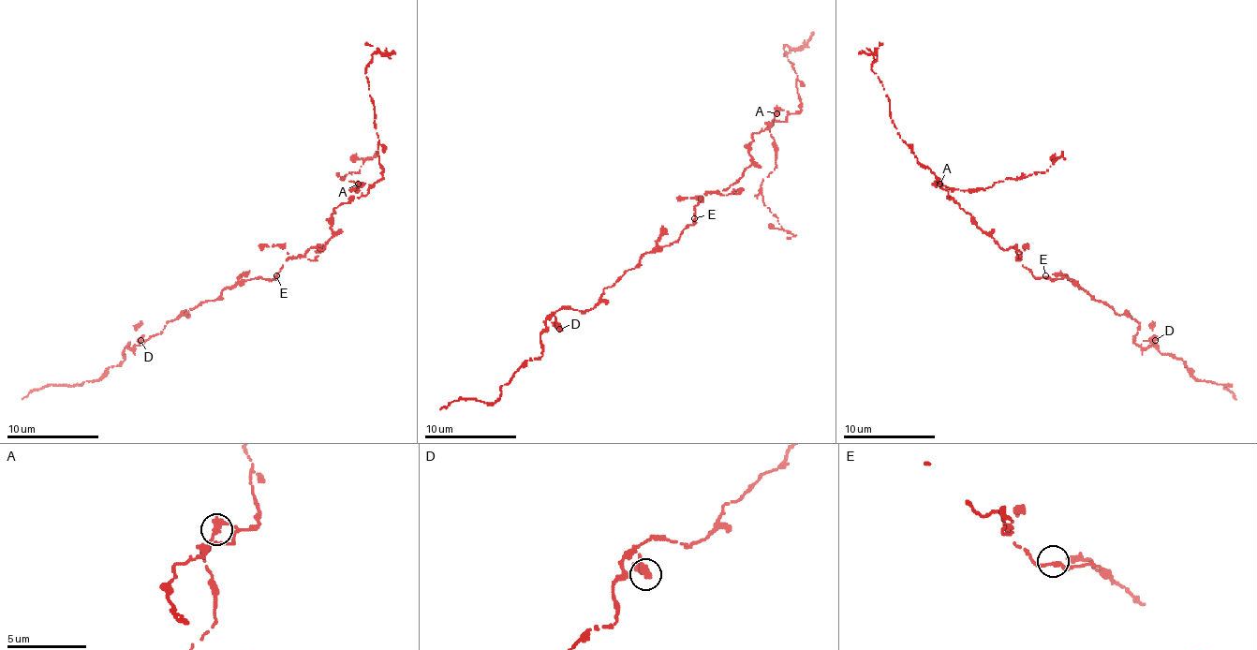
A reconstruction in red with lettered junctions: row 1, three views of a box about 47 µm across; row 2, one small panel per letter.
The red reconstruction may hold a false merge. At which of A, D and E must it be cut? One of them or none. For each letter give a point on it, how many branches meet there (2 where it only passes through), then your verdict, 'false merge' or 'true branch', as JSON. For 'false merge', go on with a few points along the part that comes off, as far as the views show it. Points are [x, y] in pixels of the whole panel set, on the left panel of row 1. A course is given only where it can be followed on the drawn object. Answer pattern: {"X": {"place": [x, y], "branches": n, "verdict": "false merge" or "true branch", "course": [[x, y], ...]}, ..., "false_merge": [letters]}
{"A": {"place": [358, 184], "branches": 2, "verdict": "false merge", "course": [[359, 184], [352, 191], [357, 191], [357, 182], [343, 179], [349, 172], [359, 172], [377, 152]]}, "D": {"place": [140, 340], "branches": 2, "verdict": "true branch"}, "E": {"place": [276, 275], "branches": 2, "verdict": "true branch"}, "false_merge": ["A"]}

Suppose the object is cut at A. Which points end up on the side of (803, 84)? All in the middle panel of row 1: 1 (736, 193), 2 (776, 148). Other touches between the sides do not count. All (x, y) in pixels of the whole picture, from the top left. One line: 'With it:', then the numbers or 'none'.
With it: 1

